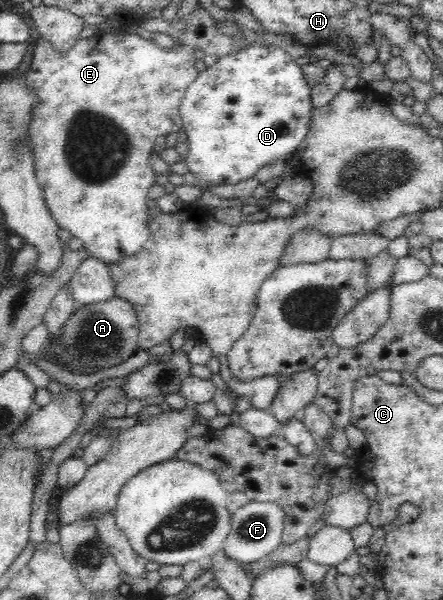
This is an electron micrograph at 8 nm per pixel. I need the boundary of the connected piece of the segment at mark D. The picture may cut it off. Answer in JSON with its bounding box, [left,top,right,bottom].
[179,38,313,185]

